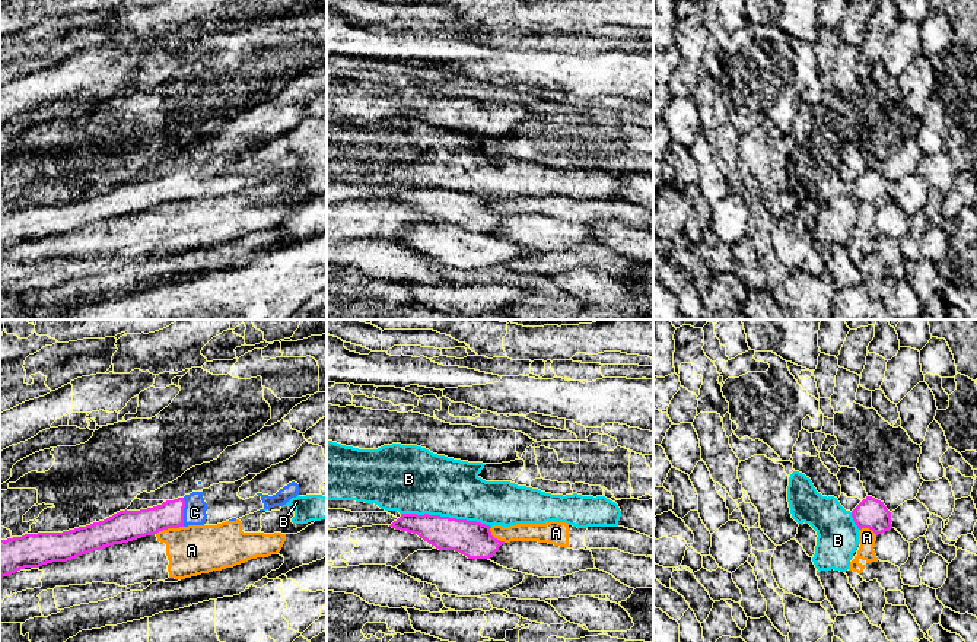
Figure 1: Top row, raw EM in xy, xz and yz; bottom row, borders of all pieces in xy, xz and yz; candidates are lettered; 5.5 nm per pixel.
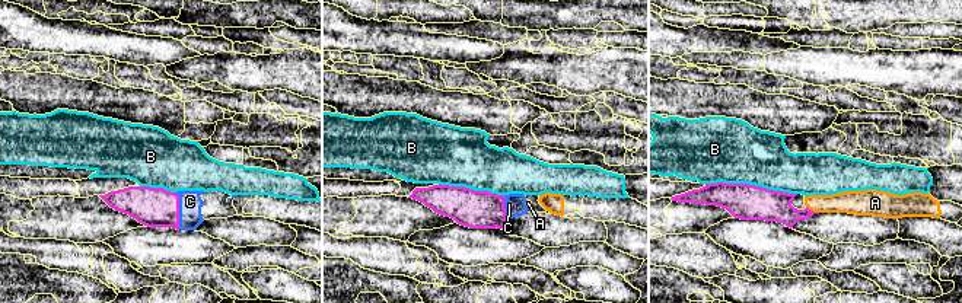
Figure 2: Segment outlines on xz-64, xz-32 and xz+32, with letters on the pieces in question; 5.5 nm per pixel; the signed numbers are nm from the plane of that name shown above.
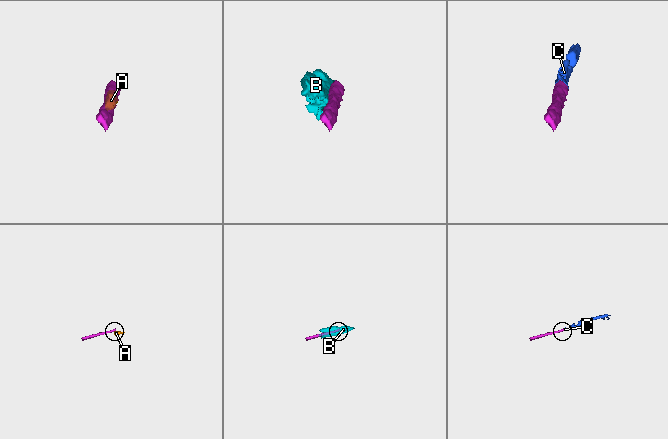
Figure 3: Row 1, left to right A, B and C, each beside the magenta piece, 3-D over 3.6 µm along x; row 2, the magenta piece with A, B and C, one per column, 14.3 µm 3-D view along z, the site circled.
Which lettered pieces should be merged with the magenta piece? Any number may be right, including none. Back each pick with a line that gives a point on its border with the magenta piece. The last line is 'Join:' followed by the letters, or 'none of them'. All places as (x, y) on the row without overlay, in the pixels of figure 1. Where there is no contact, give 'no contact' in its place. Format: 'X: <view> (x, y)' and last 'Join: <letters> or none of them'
C: xy (183, 186)
Join: C

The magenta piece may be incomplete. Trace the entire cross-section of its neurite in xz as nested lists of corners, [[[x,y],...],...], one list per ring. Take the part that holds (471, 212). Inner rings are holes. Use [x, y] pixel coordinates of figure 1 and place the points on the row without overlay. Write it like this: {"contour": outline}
{"contour": [[[401,187],[401,190],[389,200],[417,207],[420,212],[439,223],[455,223],[468,232],[490,232],[496,228],[499,220],[505,217],[505,214],[500,214],[491,209],[490,198],[440,188]]]}

